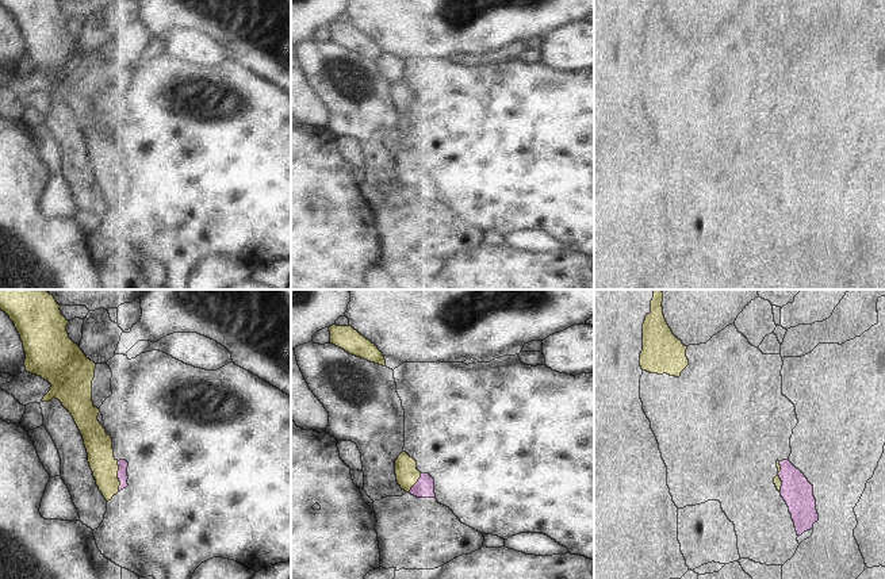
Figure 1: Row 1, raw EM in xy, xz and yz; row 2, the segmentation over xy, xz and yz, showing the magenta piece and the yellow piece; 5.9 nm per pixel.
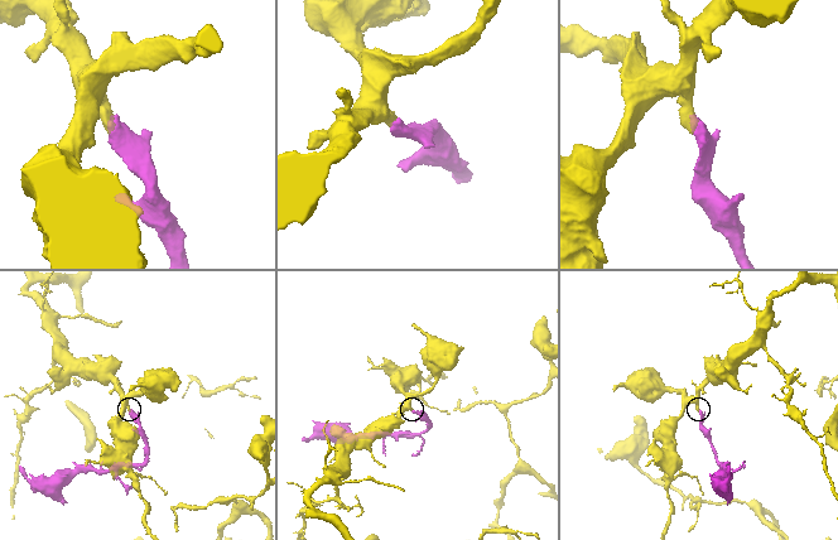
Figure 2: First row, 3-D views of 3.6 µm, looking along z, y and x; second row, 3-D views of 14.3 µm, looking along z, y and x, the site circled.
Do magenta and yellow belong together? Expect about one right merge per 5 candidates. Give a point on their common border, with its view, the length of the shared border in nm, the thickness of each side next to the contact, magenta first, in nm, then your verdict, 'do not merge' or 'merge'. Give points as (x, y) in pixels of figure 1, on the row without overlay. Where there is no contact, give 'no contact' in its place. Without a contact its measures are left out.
contact xy (118, 173); length 180 nm; calibres 60 and 160 nm; merge

